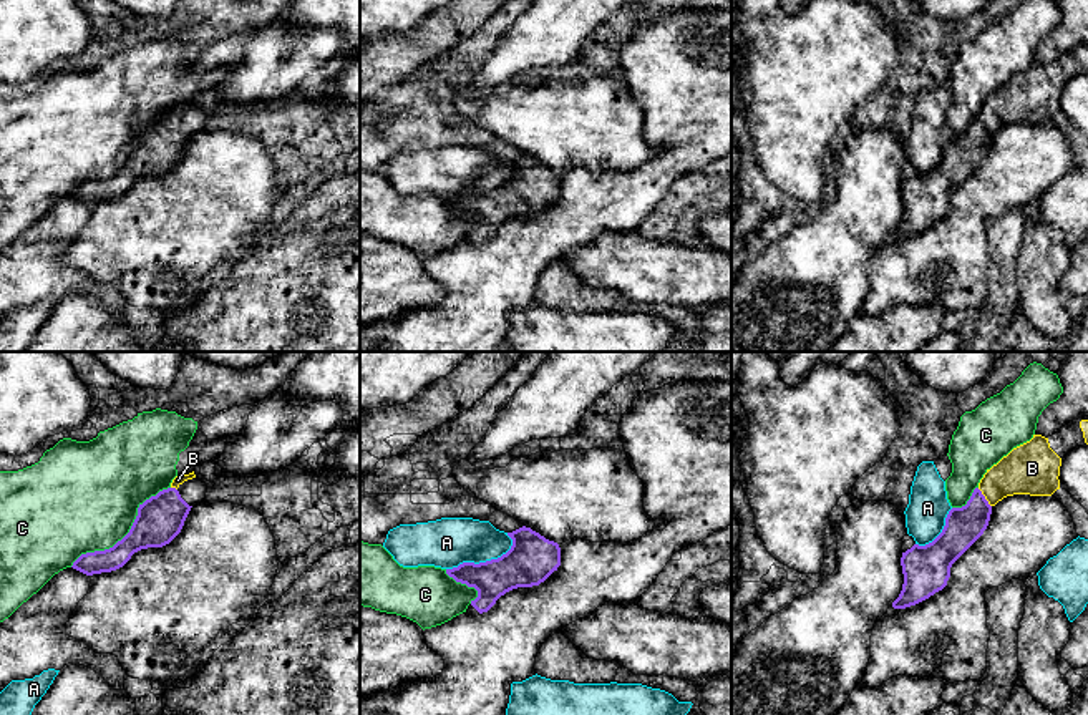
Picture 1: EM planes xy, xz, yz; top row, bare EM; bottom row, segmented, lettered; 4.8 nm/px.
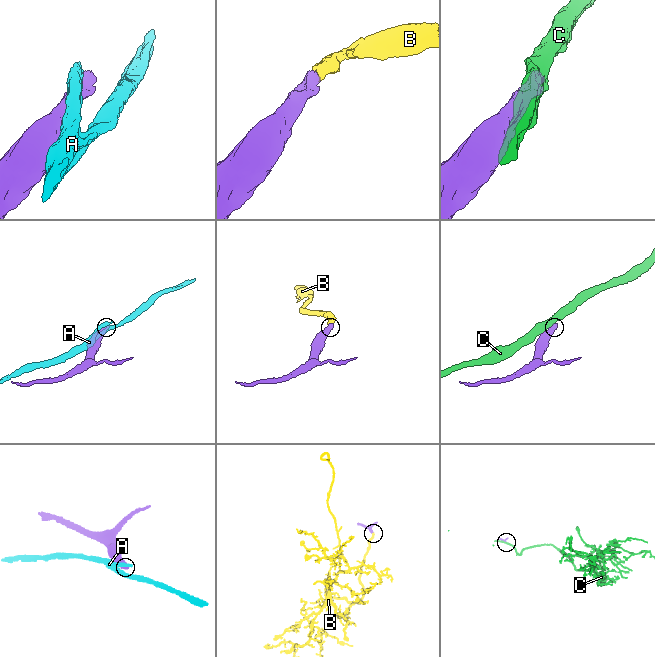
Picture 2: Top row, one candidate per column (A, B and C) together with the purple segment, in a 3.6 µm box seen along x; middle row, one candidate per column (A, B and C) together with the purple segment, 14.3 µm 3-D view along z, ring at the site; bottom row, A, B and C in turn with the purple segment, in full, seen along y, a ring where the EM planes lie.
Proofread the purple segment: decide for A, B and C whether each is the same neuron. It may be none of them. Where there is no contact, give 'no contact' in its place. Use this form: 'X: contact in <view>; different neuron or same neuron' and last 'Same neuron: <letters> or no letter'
A: contact in xz; different neuron
B: contact in yz; same neuron
C: contact in xy; different neuron
Same neuron: B

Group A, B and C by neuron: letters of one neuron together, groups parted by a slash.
A / B / C

